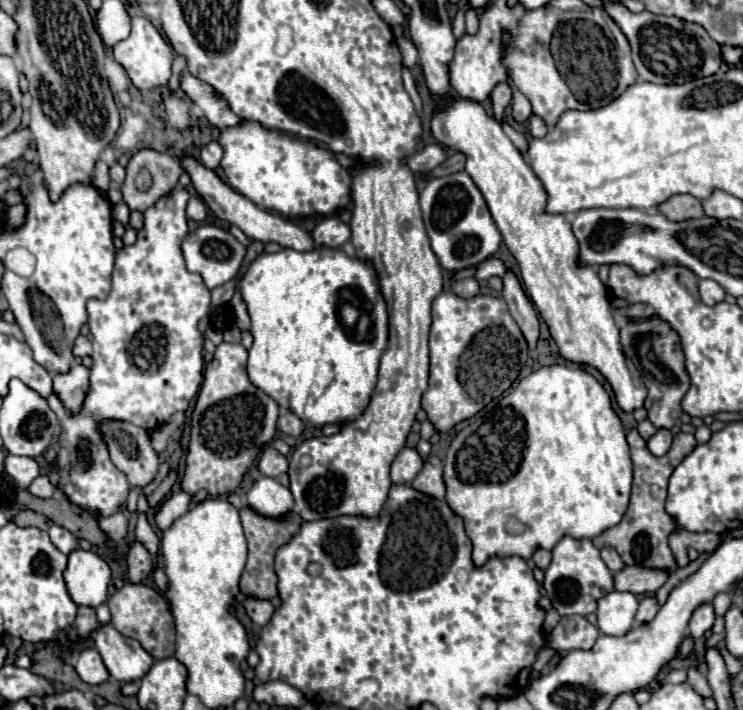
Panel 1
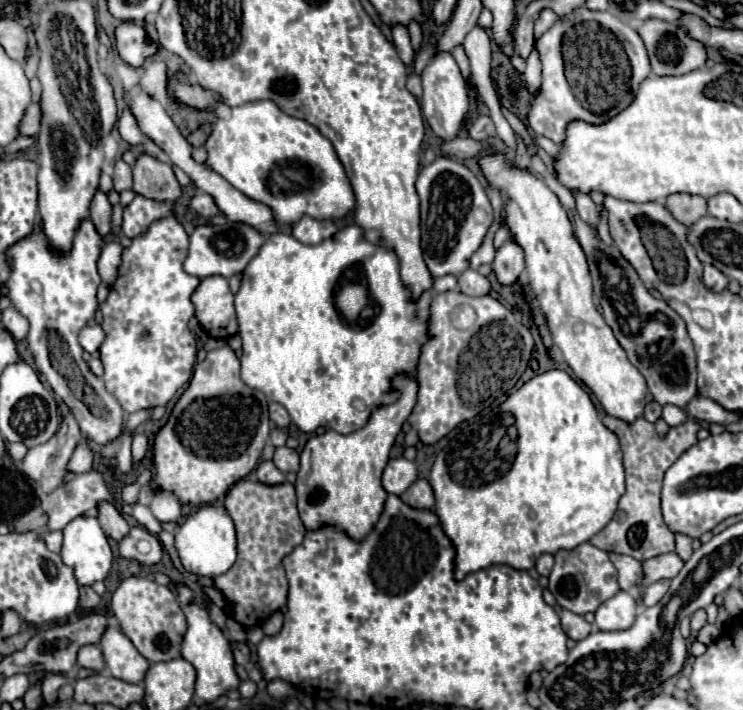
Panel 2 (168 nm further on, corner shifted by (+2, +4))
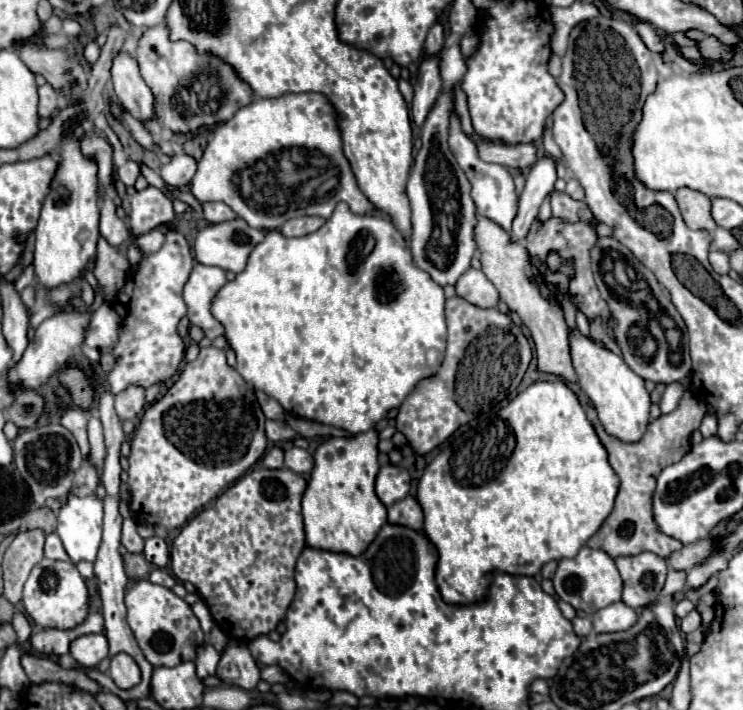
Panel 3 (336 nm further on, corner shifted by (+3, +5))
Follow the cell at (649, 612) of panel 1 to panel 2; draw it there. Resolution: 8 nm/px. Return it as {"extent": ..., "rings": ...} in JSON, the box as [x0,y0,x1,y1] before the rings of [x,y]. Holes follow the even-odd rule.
{"extent":[644,580,670,606],"rings":[[[658,580],[650,584],[644,592],[644,606],[654,606],[656,602],[660,602],[660,598],[668,592],[668,588],[670,588],[670,580]]]}

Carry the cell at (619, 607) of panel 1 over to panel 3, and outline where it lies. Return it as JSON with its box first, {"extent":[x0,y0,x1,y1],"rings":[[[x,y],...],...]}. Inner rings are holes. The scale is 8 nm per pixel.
{"extent":[591,601,637,633],"rings":[[[623,601],[611,603],[611,605],[595,611],[595,615],[591,615],[591,623],[593,623],[593,629],[595,629],[597,633],[625,631],[625,629],[631,627],[635,621],[637,621],[635,609],[627,607]]]}

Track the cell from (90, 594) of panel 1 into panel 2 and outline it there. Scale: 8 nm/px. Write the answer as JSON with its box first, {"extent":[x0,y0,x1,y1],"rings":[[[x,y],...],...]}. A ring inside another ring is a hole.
{"extent":[62,516,112,586],"rings":[[[76,516],[74,520],[70,520],[66,524],[66,528],[62,530],[64,534],[64,546],[62,546],[62,560],[64,564],[72,566],[76,572],[76,580],[80,586],[92,586],[98,580],[104,580],[106,574],[110,572],[112,566],[112,550],[108,544],[108,538],[98,522],[98,518],[92,516]]]}

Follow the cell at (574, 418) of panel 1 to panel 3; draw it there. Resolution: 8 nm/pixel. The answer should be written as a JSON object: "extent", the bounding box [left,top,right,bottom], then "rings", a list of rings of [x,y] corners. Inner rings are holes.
{"extent":[417,381,619,605],"rings":[[[535,381],[493,419],[463,425],[425,467],[417,489],[425,513],[423,531],[439,551],[435,579],[443,601],[459,605],[481,601],[487,595],[489,571],[533,577],[551,559],[575,557],[613,511],[617,491],[619,477],[609,465],[607,449],[595,435],[579,397],[563,381]],[[485,485],[493,487],[481,495]]]}

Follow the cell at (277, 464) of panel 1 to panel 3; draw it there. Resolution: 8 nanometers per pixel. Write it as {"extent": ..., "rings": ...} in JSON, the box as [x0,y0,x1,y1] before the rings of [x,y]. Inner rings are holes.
{"extent":[285,447,313,473],"rings":[[[291,447],[289,451],[285,451],[285,467],[295,471],[295,473],[309,473],[313,469],[313,457],[299,447]]]}

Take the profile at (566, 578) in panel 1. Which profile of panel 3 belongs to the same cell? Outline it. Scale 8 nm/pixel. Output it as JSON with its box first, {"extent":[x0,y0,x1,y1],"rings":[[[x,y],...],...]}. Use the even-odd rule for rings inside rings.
{"extent":[553,547,621,615],"rings":[[[581,547],[581,551],[573,559],[561,559],[559,567],[553,575],[553,585],[555,593],[559,599],[567,601],[575,609],[585,611],[587,615],[593,615],[595,611],[621,601],[621,577],[615,567],[615,561],[601,549],[591,549],[591,547]]]}

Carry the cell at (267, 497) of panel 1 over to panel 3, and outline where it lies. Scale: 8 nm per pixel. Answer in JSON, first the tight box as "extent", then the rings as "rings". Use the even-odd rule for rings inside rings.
{"extent":[263,445,283,469],"rings":[[[277,445],[271,447],[263,457],[263,467],[267,467],[267,469],[283,469],[283,449],[279,449]]]}

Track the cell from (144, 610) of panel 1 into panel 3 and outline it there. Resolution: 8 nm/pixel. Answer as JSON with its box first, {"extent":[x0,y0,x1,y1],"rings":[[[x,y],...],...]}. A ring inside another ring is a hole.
{"extent":[125,579,205,667],"rings":[[[143,579],[133,583],[133,587],[125,591],[125,605],[127,605],[127,623],[145,659],[153,667],[161,667],[161,665],[175,667],[183,661],[185,651],[187,651],[187,659],[195,661],[195,649],[205,641],[205,635],[191,607],[181,597],[177,597],[171,589],[163,585],[155,585]]]}

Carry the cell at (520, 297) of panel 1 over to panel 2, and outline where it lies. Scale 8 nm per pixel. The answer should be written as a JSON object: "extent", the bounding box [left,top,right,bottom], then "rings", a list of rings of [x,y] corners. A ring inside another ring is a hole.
{"extent":[494,236,524,286],"rings":[[[510,236],[498,250],[494,258],[494,272],[498,280],[506,286],[512,286],[518,276],[524,272],[524,252]]]}

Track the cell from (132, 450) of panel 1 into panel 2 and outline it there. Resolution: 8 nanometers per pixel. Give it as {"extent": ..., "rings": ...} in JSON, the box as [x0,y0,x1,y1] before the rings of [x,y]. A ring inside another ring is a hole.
{"extent":[6,220,124,444],"rings":[[[84,220],[76,232],[74,238],[74,246],[68,254],[56,254],[50,250],[46,236],[42,234],[42,230],[38,228],[34,234],[30,234],[28,238],[16,242],[10,250],[8,256],[12,256],[12,276],[6,282],[8,286],[8,296],[14,304],[14,308],[24,314],[30,322],[30,334],[28,334],[28,348],[34,356],[34,362],[38,366],[38,370],[46,376],[48,384],[52,386],[54,394],[62,400],[62,404],[68,406],[68,410],[74,414],[74,418],[78,420],[82,432],[96,444],[106,444],[110,440],[116,440],[124,428],[124,412],[120,408],[120,404],[116,402],[116,398],[104,388],[102,378],[98,378],[96,374],[92,374],[92,370],[88,368],[86,360],[82,358],[84,350],[78,344],[78,332],[94,318],[96,312],[96,288],[100,286],[100,276],[96,270],[96,262],[100,256],[100,250],[104,246],[102,236],[94,230],[94,224],[90,220]]]}

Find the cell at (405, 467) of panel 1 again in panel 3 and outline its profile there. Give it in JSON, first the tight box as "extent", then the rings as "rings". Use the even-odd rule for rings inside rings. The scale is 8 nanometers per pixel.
{"extent":[375,465,411,507],"rings":[[[385,465],[381,467],[377,481],[375,481],[375,491],[377,497],[389,507],[395,501],[403,499],[411,489],[411,477],[407,469],[397,467],[397,465]]]}

